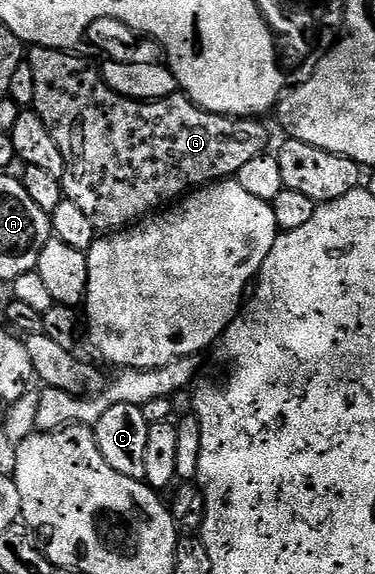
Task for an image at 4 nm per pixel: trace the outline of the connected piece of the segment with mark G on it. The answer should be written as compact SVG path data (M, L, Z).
M33 47L28 52L27 62L31 65L31 73L35 73L35 101L32 110L36 111L38 117L47 125L51 137L55 137L55 145L65 158L65 176L63 186L65 189L65 198L70 199L87 217L91 217L91 225L95 225L98 232L112 233L118 229L124 229L154 213L160 212L166 205L180 200L186 193L198 188L208 187L210 183L220 183L222 179L232 179L255 157L266 154L269 143L269 131L264 127L264 122L256 118L235 119L227 115L216 115L207 109L203 109L197 103L190 101L188 95L176 93L165 99L145 102L143 100L128 99L127 96L121 96L119 93L112 91L105 84L104 77L96 66L94 68L89 63L84 63L77 56L77 53L68 51L57 51L54 47Z

